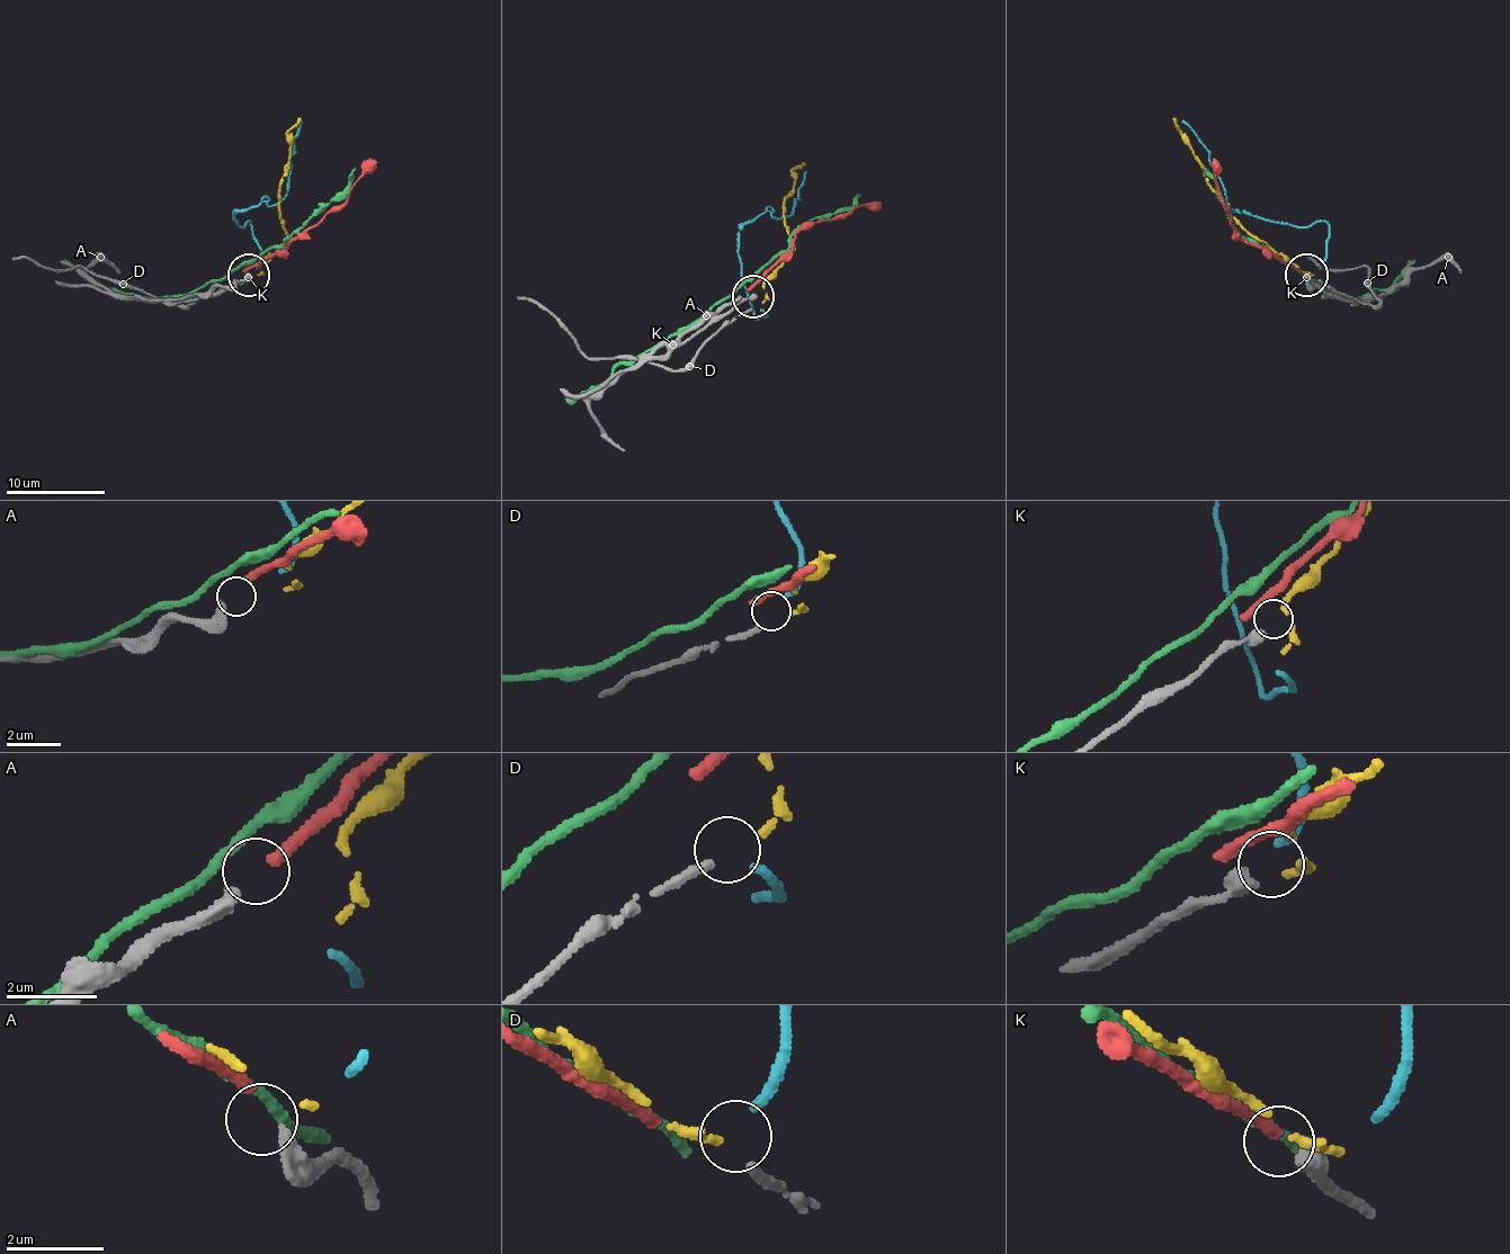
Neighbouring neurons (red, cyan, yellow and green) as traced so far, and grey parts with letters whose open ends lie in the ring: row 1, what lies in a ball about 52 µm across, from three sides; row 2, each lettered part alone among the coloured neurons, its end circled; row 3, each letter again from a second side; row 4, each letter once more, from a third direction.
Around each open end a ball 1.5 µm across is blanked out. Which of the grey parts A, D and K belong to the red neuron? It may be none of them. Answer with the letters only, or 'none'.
A

